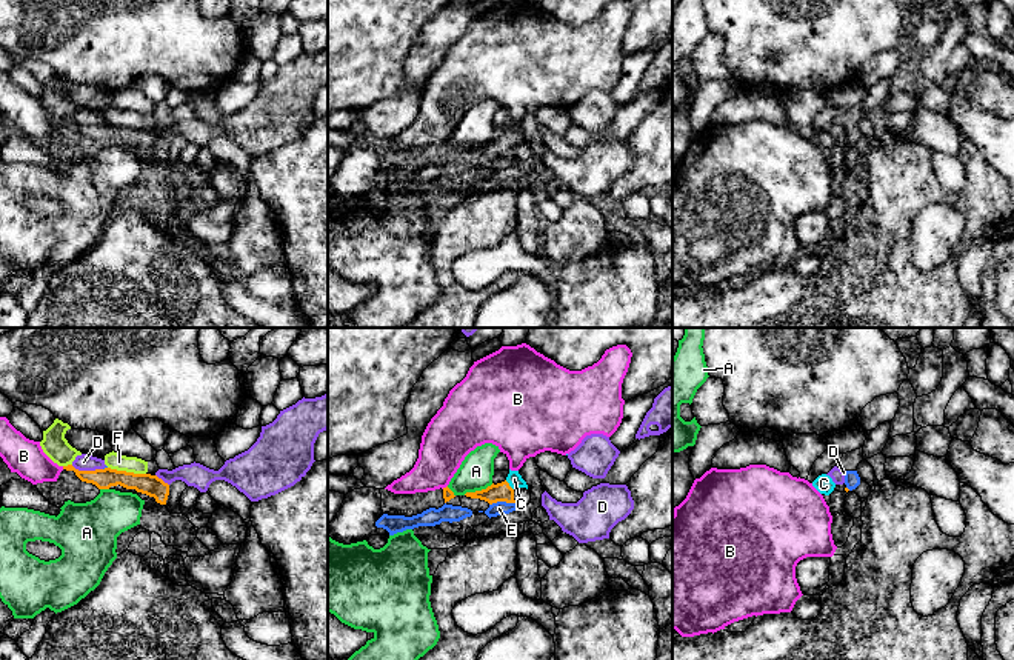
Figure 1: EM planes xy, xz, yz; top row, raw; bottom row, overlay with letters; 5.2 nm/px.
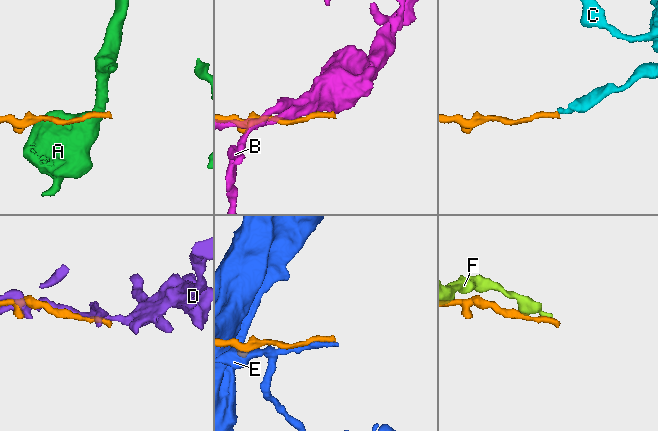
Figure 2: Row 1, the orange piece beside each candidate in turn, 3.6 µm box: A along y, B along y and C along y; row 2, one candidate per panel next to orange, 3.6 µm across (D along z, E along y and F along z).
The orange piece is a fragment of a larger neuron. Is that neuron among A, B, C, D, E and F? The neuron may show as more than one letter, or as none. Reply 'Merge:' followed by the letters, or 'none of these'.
Merge: C

